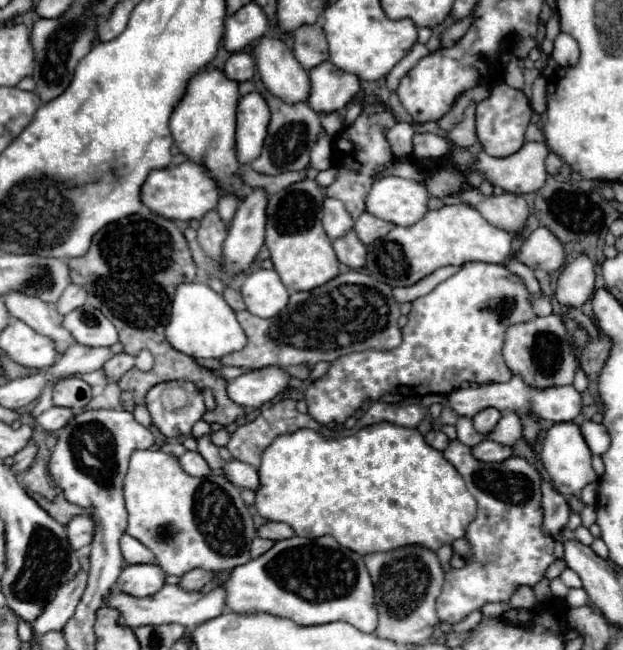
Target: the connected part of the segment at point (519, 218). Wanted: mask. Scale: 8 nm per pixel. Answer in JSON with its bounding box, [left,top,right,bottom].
[454,189,528,233]

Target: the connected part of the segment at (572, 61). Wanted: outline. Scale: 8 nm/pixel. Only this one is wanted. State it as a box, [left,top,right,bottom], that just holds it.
[552,33,580,67]

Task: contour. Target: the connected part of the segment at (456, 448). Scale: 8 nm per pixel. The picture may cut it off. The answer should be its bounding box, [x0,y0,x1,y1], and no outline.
[438,441,554,623]

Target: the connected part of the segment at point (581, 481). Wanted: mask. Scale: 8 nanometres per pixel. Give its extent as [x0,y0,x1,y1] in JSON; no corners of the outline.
[542,423,598,497]

